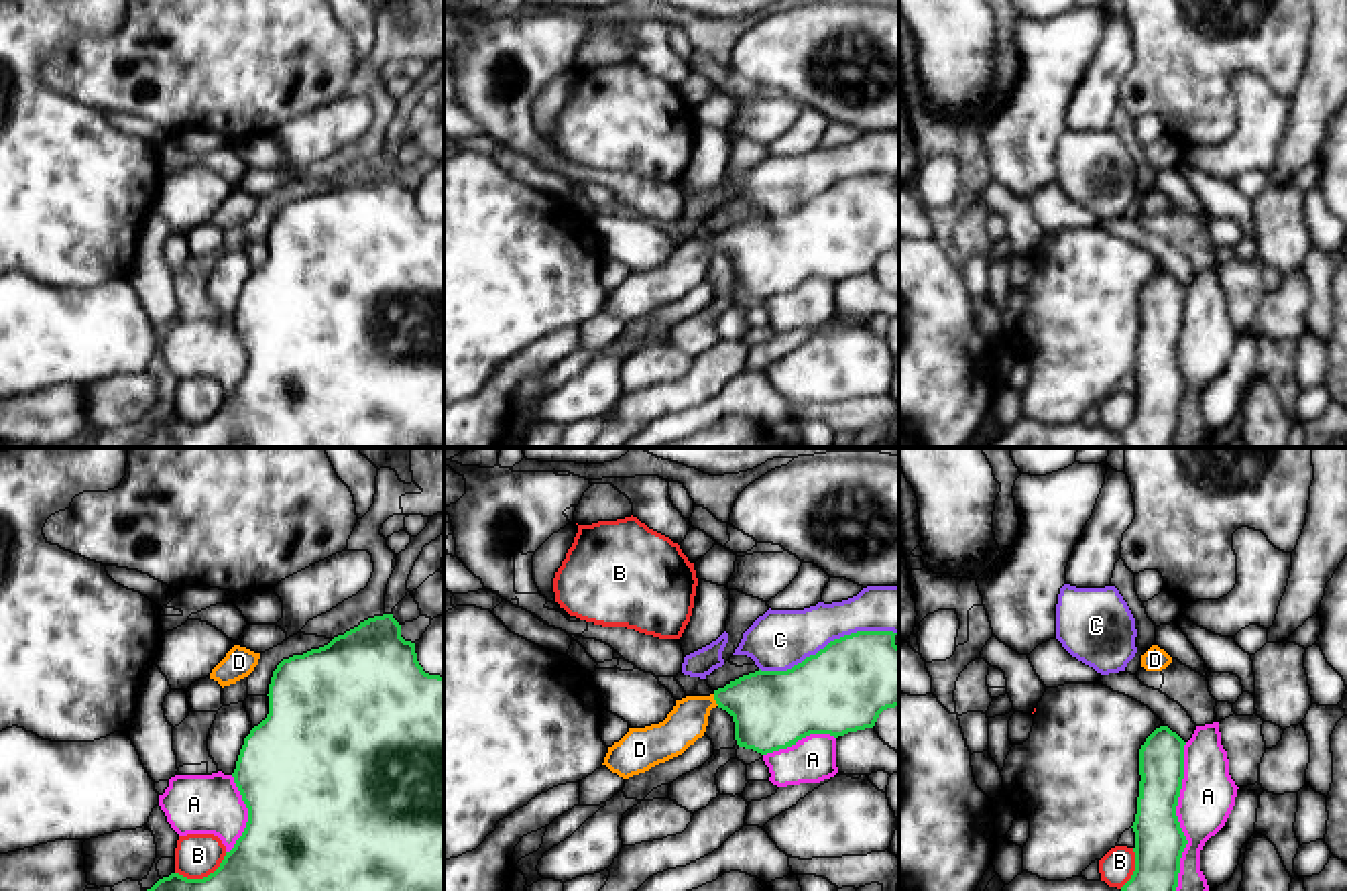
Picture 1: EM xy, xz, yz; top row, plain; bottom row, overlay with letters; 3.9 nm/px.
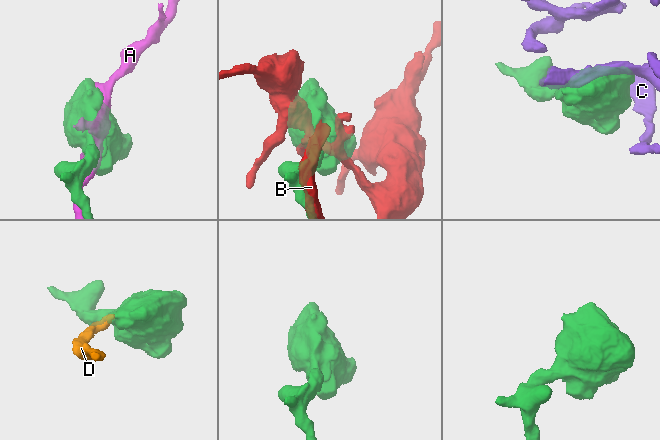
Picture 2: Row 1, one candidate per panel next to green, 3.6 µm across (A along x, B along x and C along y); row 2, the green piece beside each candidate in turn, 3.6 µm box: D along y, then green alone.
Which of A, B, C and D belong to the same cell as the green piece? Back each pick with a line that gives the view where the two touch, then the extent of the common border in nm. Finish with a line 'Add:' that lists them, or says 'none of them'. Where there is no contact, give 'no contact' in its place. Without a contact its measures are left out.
D: contact in xz; length 50 nm
Add: D

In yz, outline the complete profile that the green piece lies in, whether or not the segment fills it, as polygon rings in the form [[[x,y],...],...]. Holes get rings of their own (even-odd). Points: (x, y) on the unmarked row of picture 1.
[[[1156,273],[1139,293],[1139,342],[1133,366],[1135,415],[1121,431],[1127,448],[1172,448],[1188,389],[1176,350],[1184,323],[1184,285]]]

